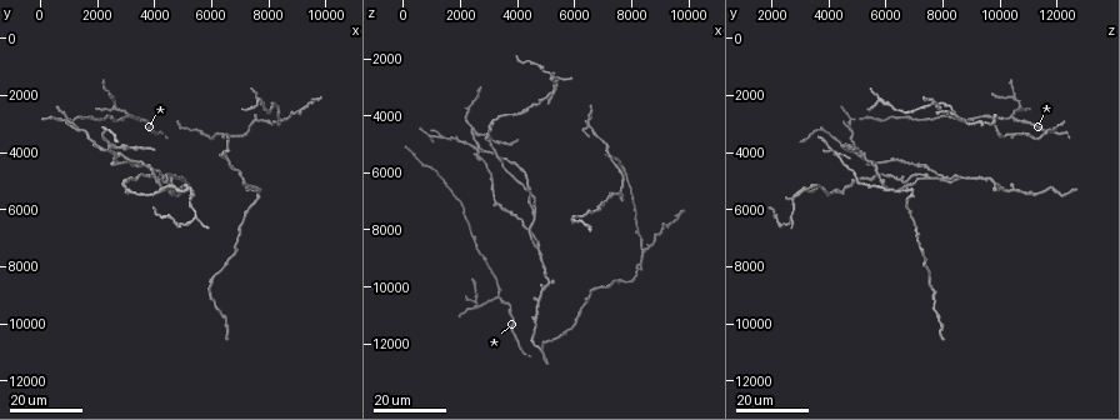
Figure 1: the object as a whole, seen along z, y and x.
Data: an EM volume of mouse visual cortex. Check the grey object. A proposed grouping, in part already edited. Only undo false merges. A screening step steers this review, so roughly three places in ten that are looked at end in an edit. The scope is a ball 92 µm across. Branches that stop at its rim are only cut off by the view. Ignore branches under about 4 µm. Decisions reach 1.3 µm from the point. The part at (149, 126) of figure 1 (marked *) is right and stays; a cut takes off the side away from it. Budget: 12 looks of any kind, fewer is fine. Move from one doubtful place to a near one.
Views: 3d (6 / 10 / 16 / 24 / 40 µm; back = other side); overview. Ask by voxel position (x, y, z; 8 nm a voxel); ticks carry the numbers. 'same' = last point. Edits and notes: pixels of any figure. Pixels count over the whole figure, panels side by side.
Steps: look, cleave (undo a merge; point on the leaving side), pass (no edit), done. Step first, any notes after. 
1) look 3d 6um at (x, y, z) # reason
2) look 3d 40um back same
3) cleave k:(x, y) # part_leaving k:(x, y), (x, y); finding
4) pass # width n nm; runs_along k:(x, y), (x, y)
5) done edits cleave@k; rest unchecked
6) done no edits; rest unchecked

look 3d 24um at (7600, 2200, 5700) # three-way junction

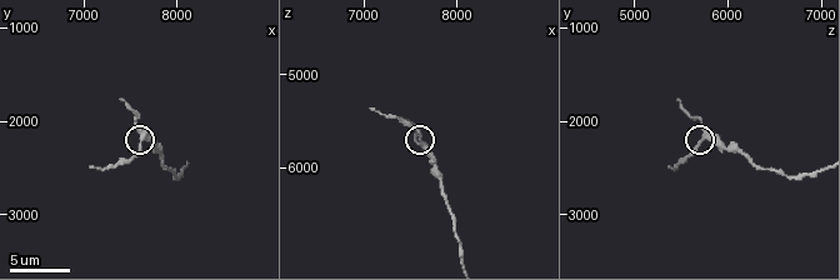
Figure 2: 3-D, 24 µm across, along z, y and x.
look 3d 6um at (7600, 2150, 5700) # zoom in

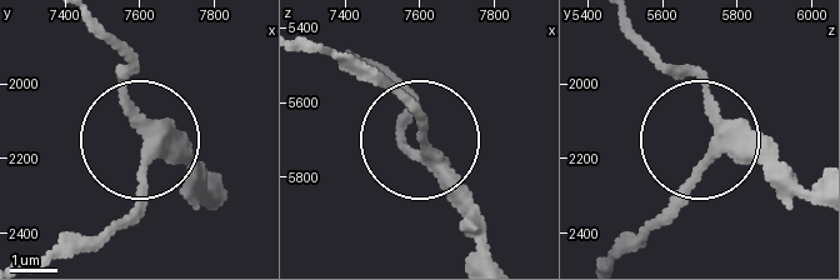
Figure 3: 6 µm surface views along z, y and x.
pass # runs_along 3:(210, 205), (158, 153), (103, 233); all the same neuron

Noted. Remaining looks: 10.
look 3d 16um at (6400, 4000, 4300) # four or more arms meet

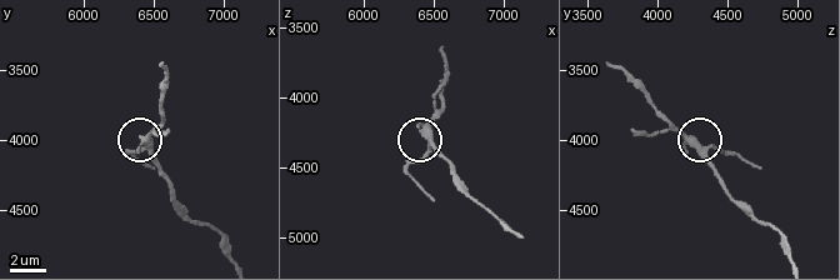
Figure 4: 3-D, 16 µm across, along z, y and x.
look 3d 10um at (6460, 4020, 4260) # closer look

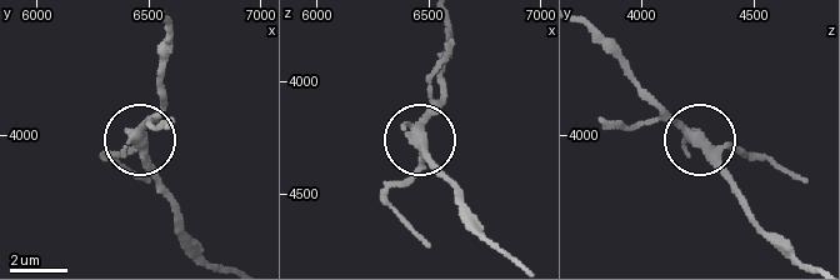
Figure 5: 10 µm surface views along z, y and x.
pass # width 330 nm; all the same neuron

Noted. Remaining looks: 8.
look 3d 16um at (5400, 6200, 2700) # three-way junction

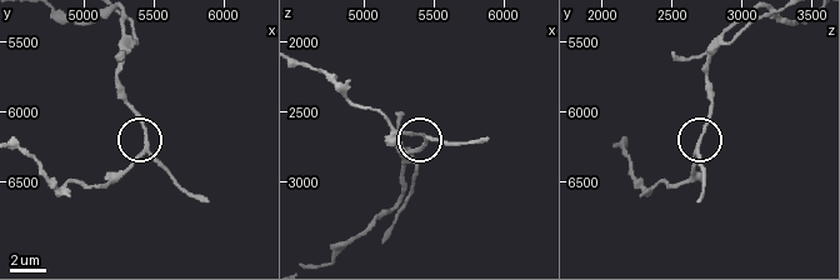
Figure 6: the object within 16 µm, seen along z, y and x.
look 3d 10um at (5440, 6300, 2680) # zoom in

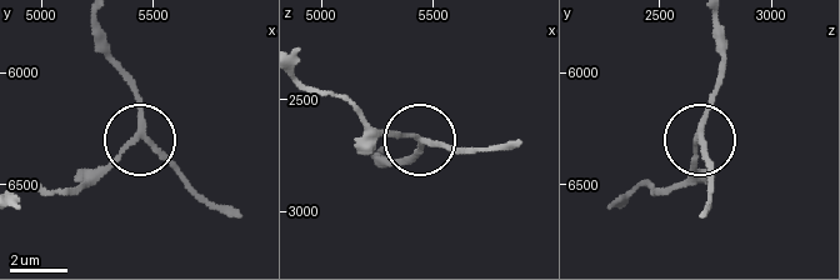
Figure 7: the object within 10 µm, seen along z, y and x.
pass # runs_along 7:(719, 21), (719, 78), (699, 140), (711, 205); continuous, no second neuron

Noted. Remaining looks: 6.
look 3d 24um at (2500, 3700, 4500) # three arms meet

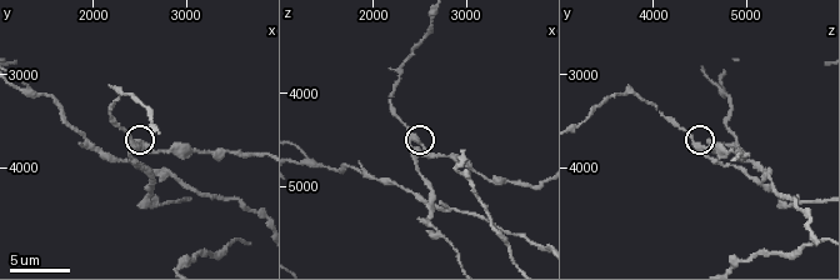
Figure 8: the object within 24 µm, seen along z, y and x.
look 3d 10um at (2500, 3800, 4500) # closer look

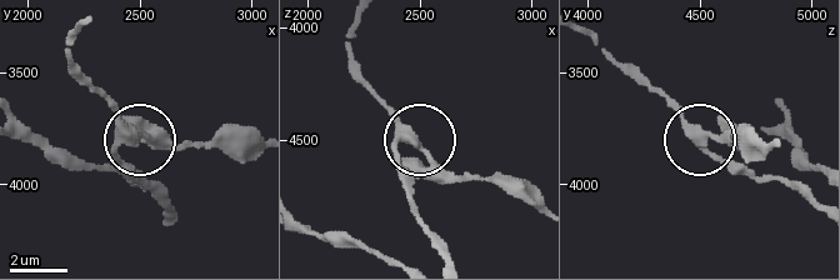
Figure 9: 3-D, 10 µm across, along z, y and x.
cleave 9:(159, 128) # width 360 nm; part_leaving 9:(705, 136), (769, 144); a second neuron is stuck on

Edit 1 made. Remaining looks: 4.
look 3d 24um at (3400, 2800, 10300) # three-way junction

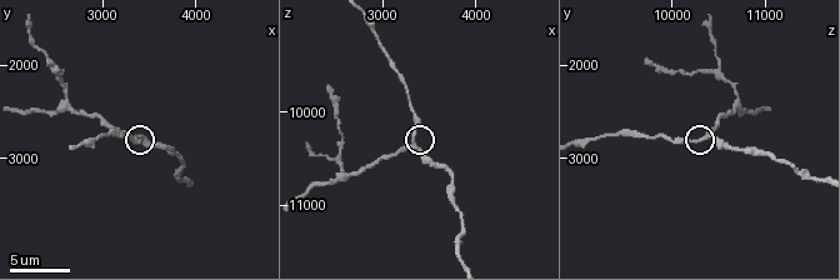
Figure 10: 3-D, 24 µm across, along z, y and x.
look 3d 10um at (3300, 2750, 10350) # zoom in

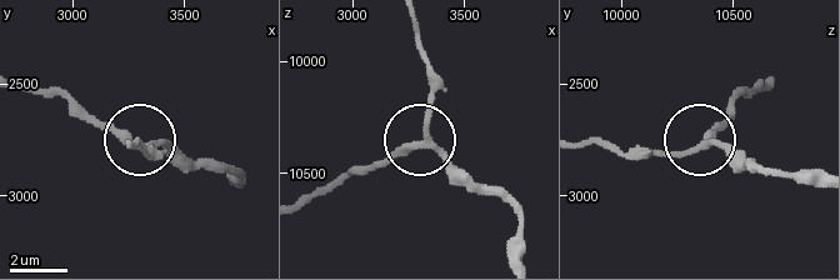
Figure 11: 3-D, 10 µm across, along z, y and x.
pass # side_arm 18 um; arms 3; all the same neuron

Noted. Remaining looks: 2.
look 3d 10um at (2550, 2450, 10700) # three arms meet

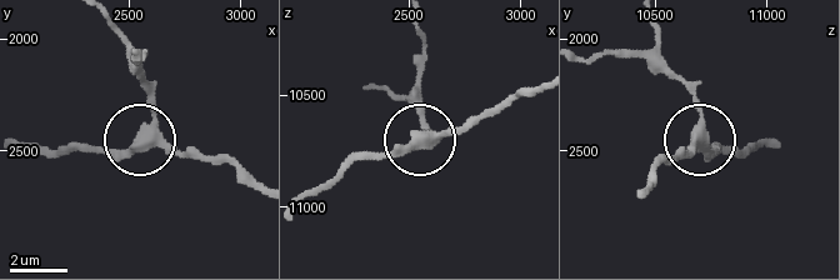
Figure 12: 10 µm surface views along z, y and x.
pass # side_arm 6 um; runs_along 12:(536, 86), (400, 151), (345, 161); continuous, no second neuron

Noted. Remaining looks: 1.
done edits cleave@9; rest unchecked

